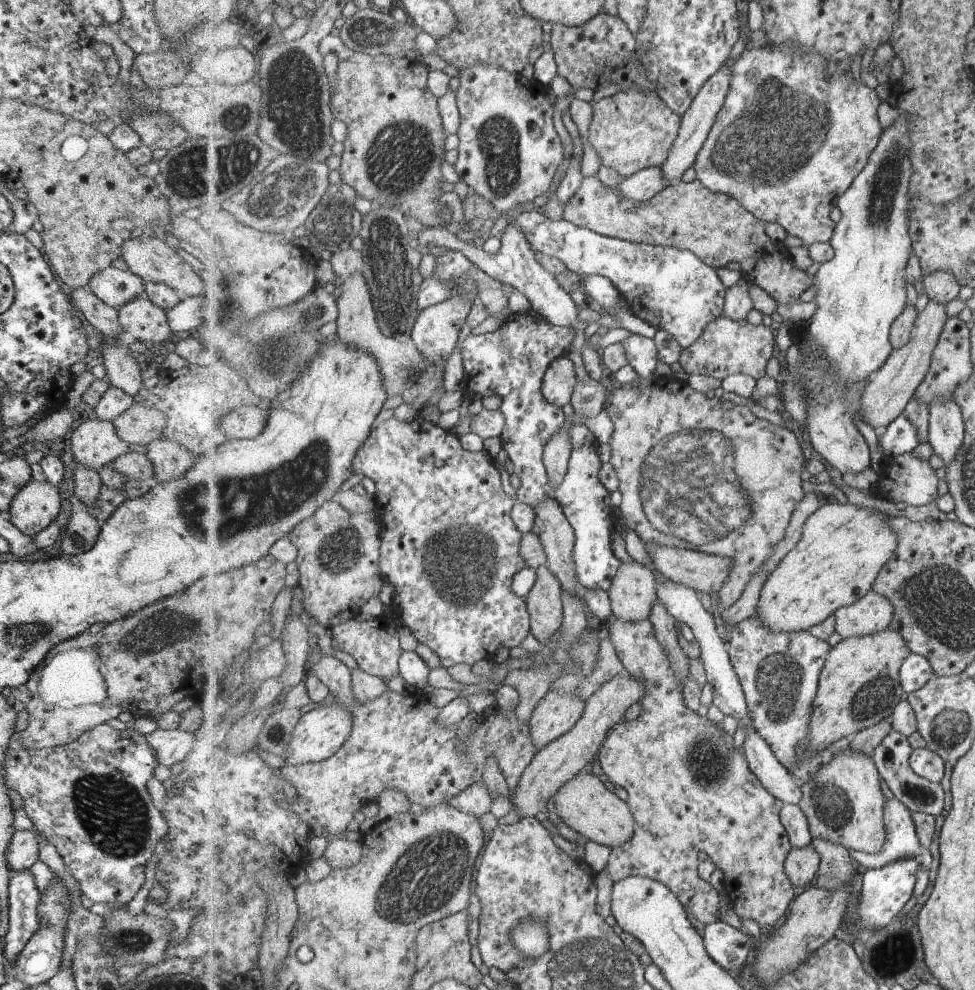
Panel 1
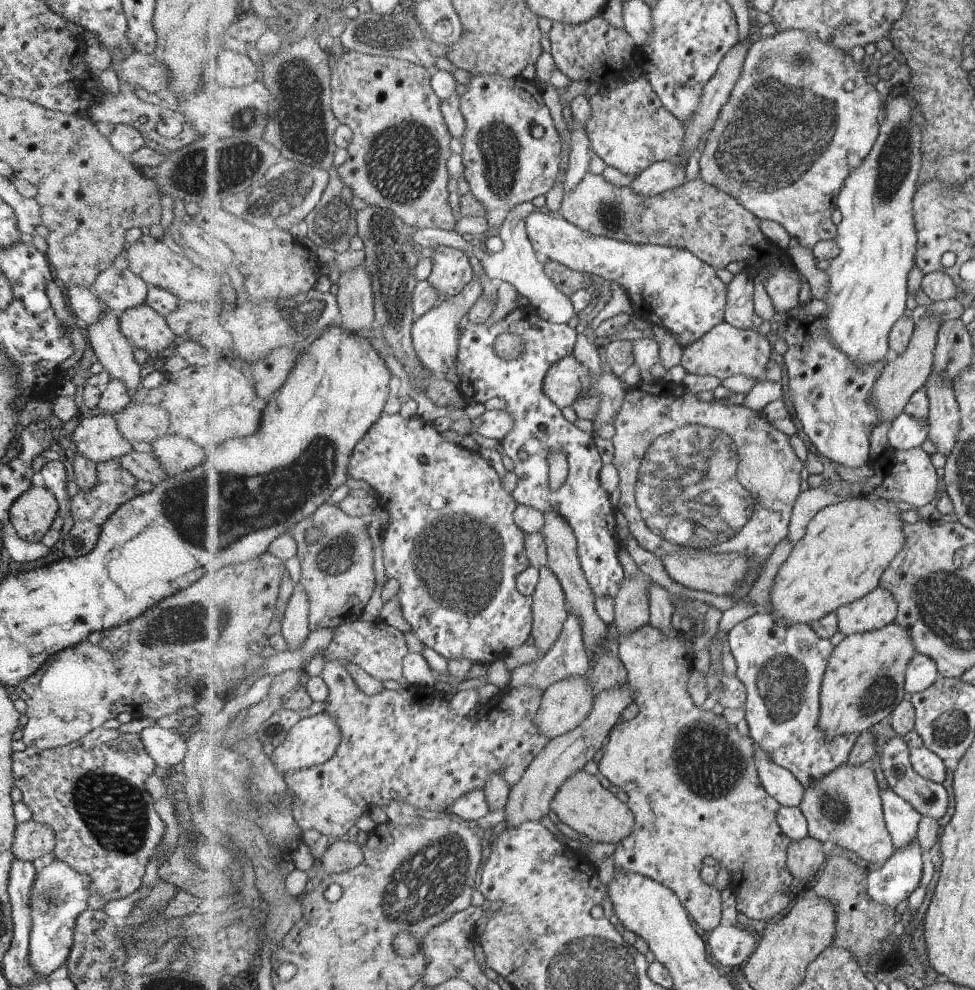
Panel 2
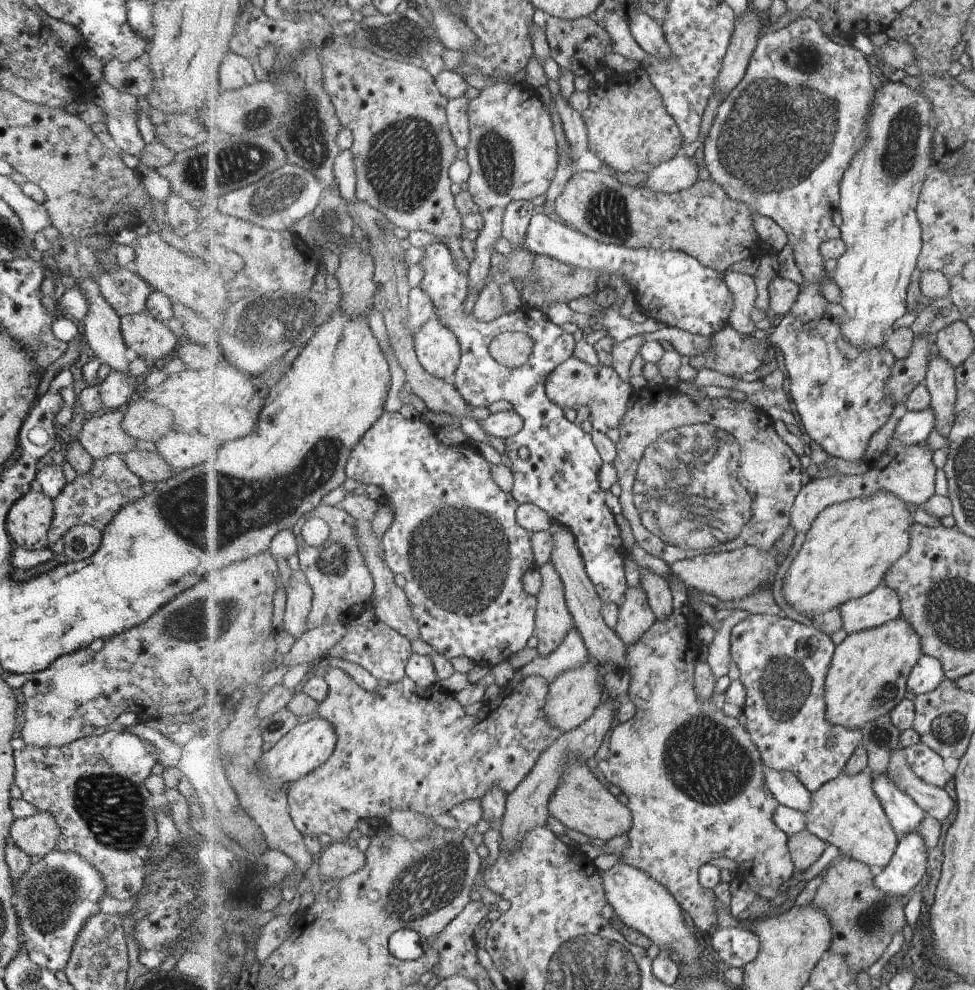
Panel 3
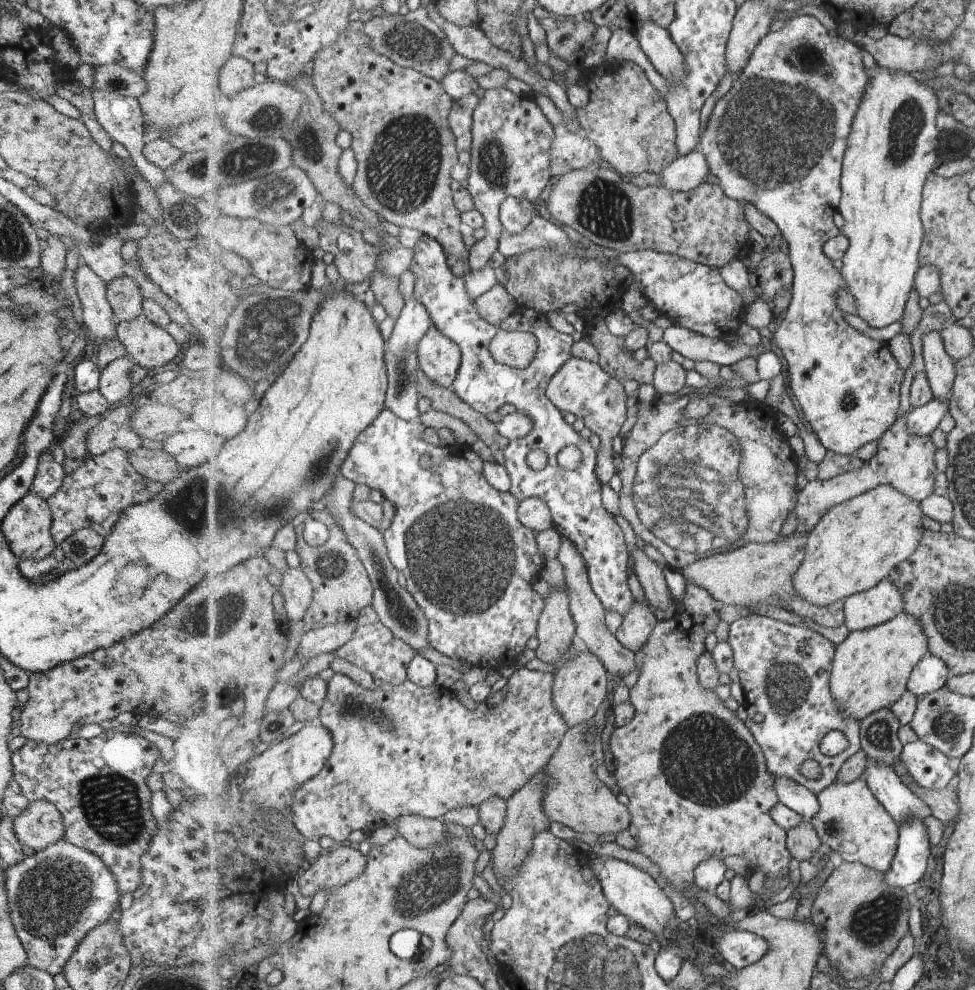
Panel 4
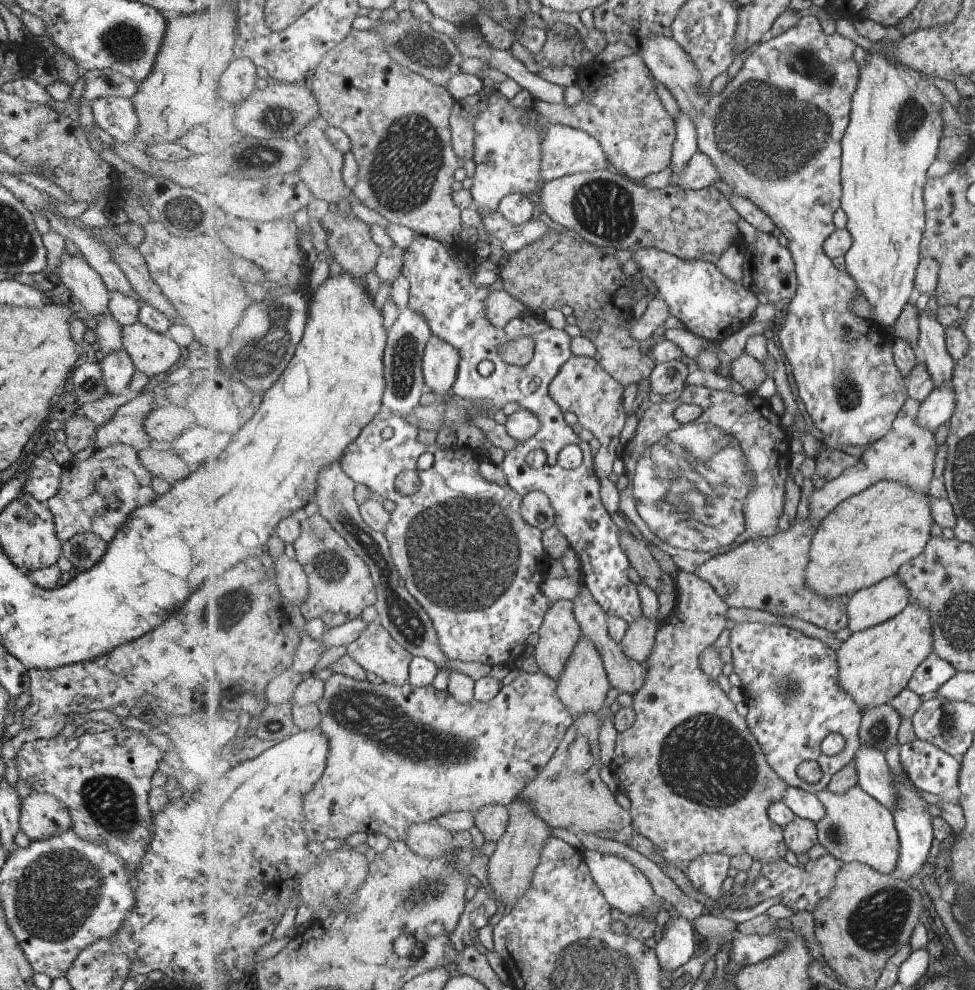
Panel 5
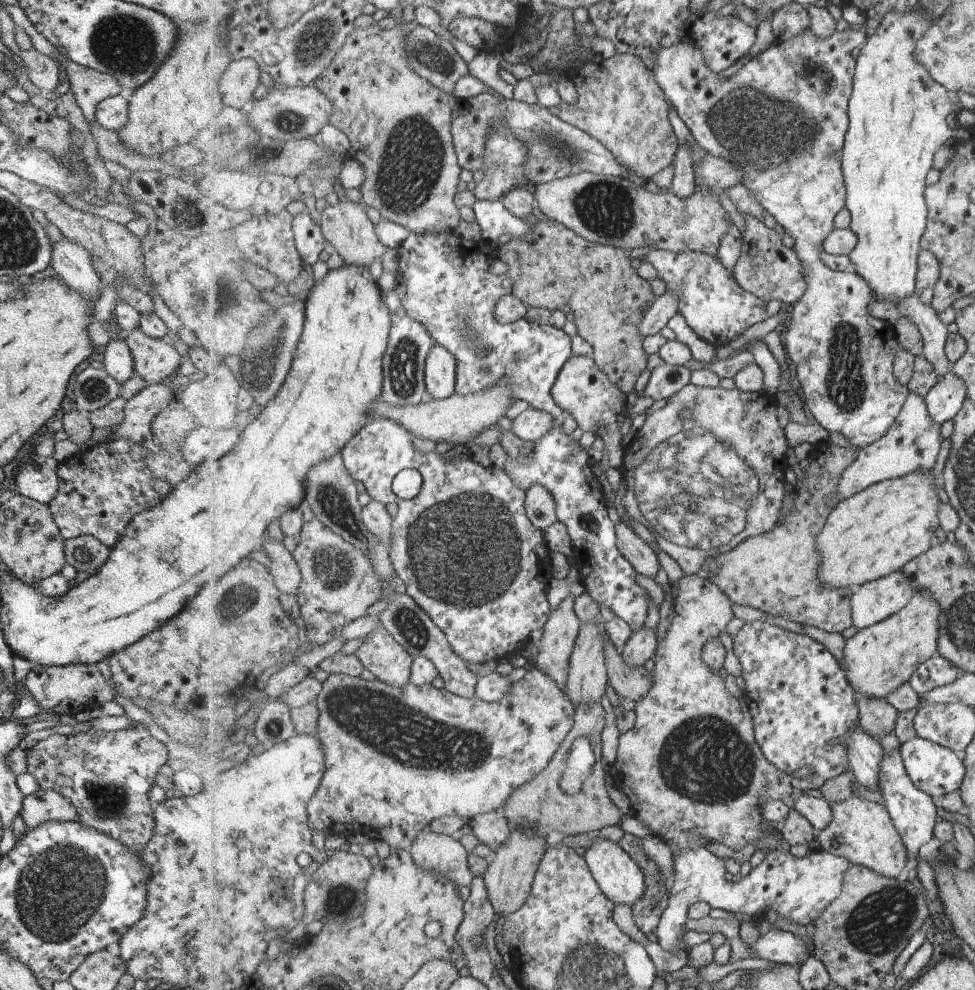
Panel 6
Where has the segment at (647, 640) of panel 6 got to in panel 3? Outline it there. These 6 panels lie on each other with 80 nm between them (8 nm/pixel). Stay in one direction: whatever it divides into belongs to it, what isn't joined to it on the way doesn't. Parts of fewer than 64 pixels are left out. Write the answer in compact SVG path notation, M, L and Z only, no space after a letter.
M641 583L635 588L629 588L626 601L619 608L620 615L615 631L627 646L638 643L658 621Z

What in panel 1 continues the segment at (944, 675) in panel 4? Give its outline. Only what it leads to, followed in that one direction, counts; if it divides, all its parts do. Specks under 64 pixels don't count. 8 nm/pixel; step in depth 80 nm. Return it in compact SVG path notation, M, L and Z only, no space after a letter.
M917 653L910 654L900 670L900 679L906 696L921 690L933 677L935 672L931 661Z

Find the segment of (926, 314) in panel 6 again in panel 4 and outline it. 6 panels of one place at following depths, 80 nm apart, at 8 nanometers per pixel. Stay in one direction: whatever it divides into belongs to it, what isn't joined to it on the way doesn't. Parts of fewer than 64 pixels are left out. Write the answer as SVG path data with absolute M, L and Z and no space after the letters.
M929 330L922 336L922 351L925 374L933 390L934 398L949 402L953 390L953 382L957 376L955 361L947 354L941 338L941 331Z

